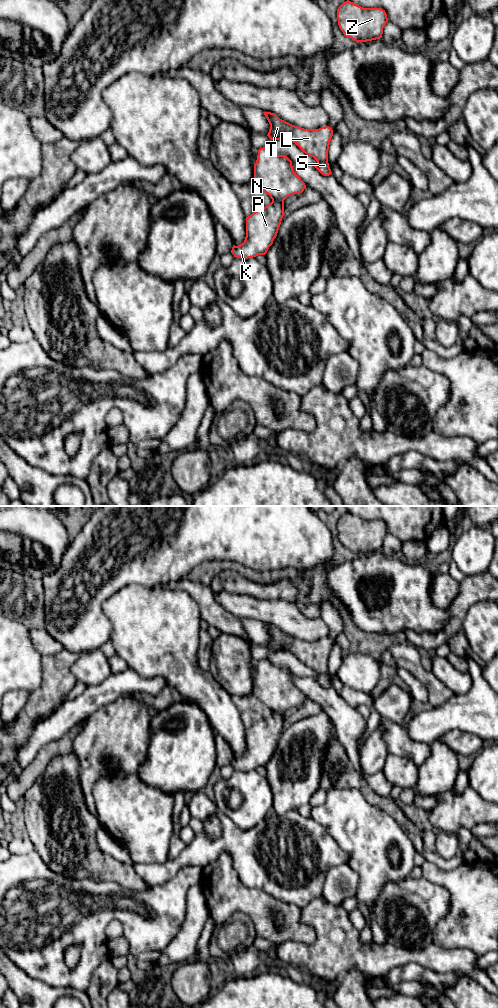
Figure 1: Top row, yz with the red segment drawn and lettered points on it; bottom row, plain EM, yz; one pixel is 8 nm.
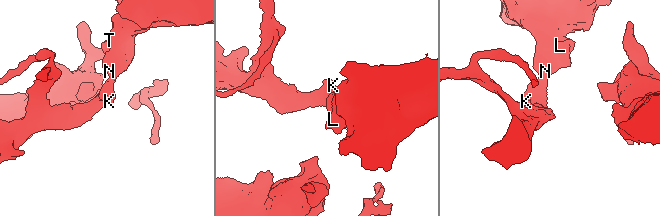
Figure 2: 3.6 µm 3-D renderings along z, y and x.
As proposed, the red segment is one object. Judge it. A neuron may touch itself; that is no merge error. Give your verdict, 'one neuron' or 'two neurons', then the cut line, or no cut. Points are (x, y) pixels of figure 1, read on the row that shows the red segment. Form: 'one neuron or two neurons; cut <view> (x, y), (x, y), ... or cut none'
one neuron; cut none

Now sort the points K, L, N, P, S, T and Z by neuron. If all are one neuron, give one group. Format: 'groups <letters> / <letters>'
groups K L N P S T Z

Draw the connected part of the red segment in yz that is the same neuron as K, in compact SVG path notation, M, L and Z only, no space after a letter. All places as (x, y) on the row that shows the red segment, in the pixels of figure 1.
M268 147L258 150L254 164L254 182L272 199L264 208L256 210L246 217L246 237L242 244L233 245L231 253L234 257L248 259L265 255L277 236L284 214L284 200L294 194L300 194L306 188L305 183L294 172L292 161L284 155L277 155Z

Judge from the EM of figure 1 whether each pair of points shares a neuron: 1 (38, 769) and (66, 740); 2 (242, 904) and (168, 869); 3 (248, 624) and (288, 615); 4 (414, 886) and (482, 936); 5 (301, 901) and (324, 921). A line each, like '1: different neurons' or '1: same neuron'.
1: same neuron
2: different neurons
3: different neurons
4: different neurons
5: different neurons

